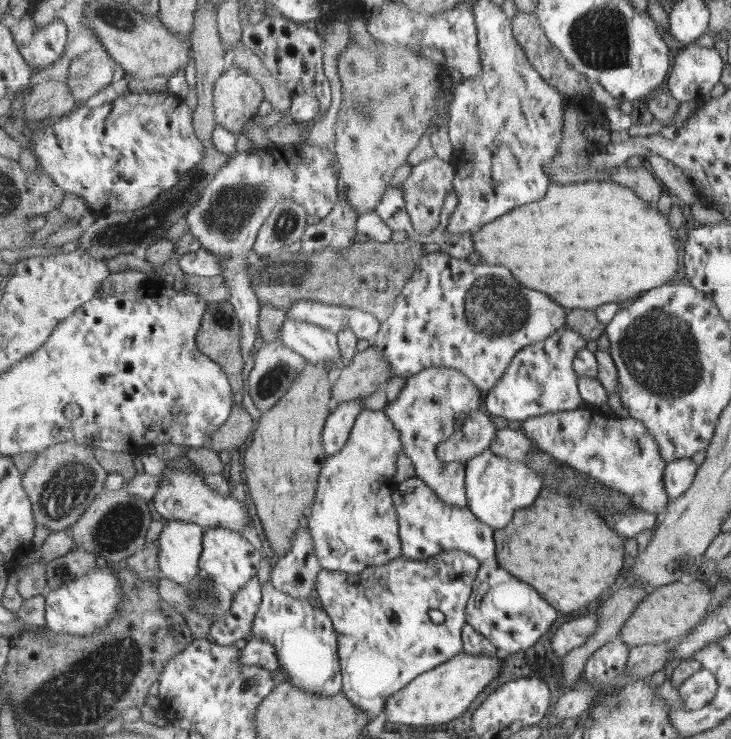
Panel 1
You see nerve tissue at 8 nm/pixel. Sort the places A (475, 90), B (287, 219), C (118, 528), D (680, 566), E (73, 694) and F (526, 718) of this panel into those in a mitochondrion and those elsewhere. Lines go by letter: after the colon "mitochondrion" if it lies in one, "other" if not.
A: other
B: mitochondrion
C: mitochondrion
D: other
E: mitochondrion
F: other

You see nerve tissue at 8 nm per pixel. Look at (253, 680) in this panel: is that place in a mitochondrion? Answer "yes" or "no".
yes

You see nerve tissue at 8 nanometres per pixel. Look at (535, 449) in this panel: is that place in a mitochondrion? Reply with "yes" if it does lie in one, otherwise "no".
no

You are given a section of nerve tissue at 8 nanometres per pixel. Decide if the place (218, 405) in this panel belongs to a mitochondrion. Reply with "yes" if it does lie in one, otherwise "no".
no

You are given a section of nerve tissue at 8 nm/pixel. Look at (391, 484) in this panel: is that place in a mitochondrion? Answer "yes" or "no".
no

